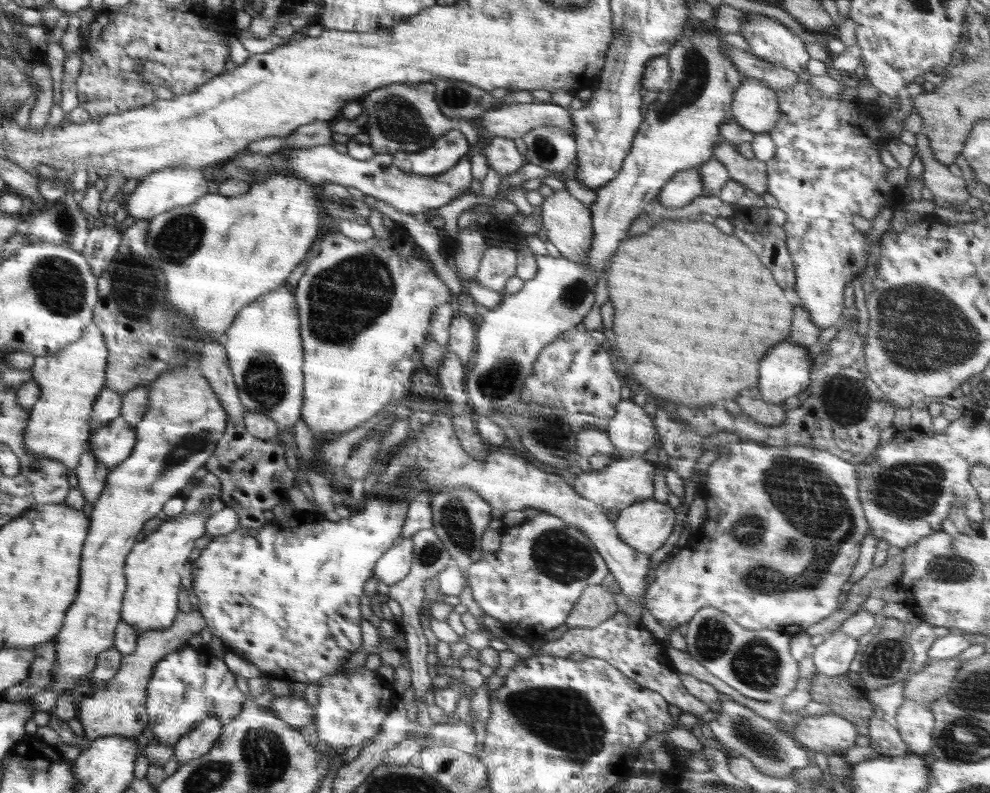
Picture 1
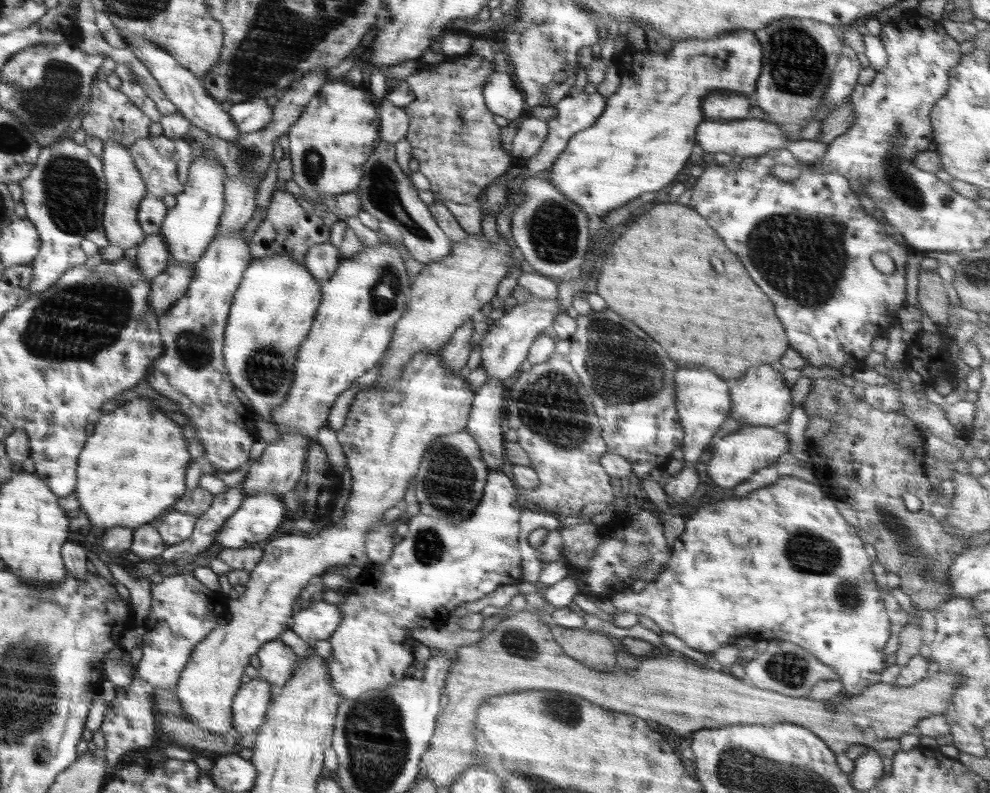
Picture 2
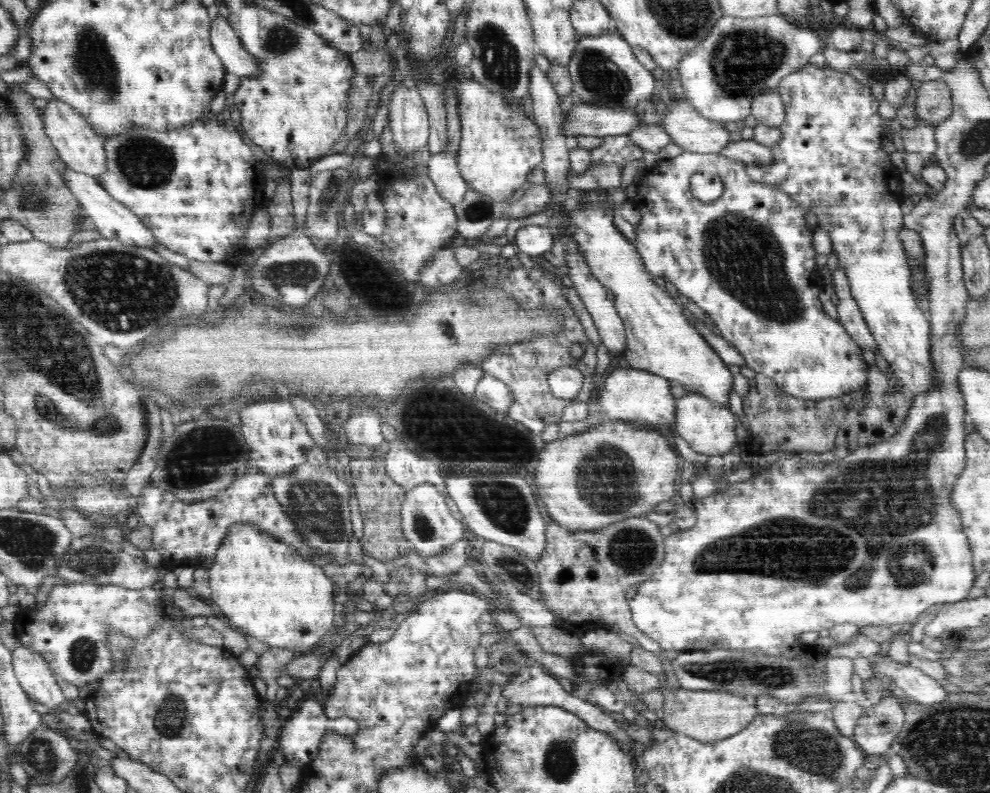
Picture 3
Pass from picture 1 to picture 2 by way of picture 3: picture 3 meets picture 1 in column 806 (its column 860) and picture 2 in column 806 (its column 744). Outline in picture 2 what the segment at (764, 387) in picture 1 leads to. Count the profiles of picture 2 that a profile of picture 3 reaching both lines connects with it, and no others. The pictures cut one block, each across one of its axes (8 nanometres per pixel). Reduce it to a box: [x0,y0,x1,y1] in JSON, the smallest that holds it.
[687,147,916,370]

